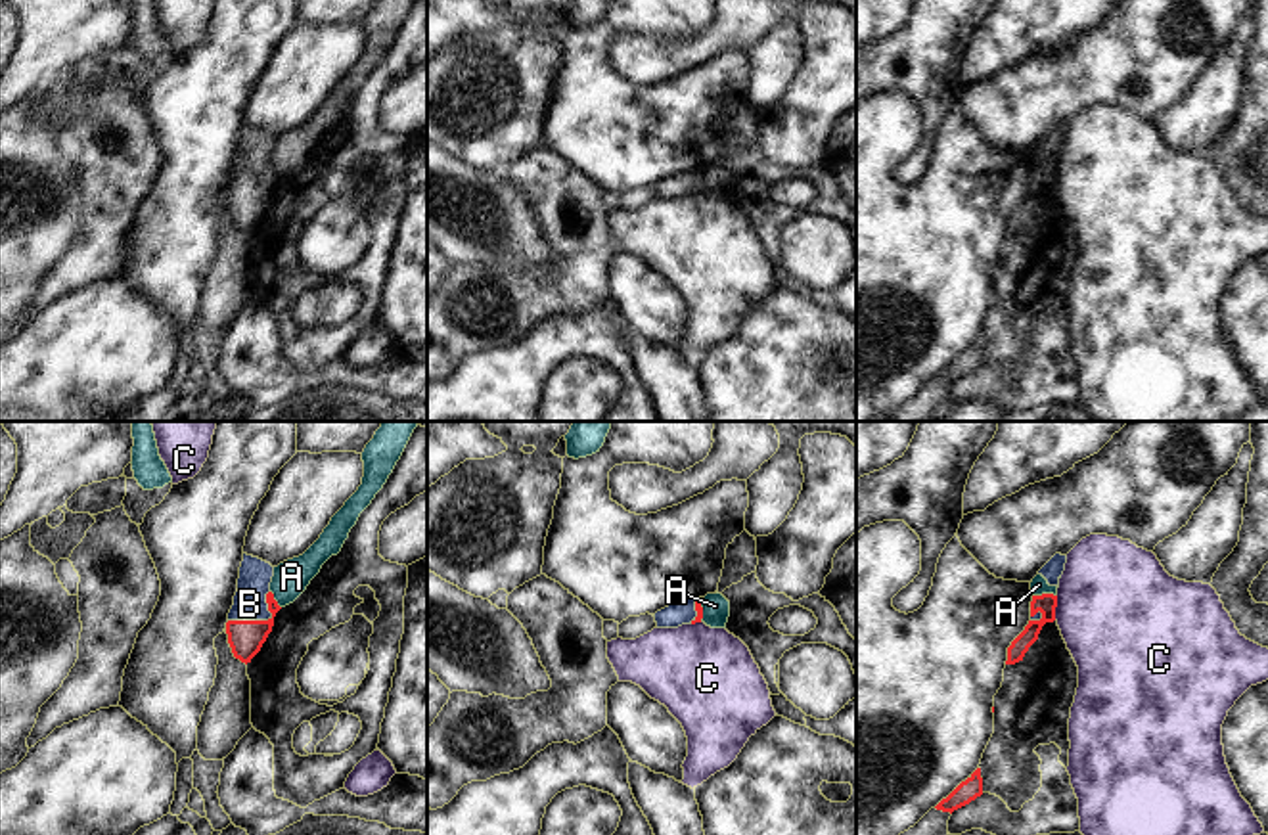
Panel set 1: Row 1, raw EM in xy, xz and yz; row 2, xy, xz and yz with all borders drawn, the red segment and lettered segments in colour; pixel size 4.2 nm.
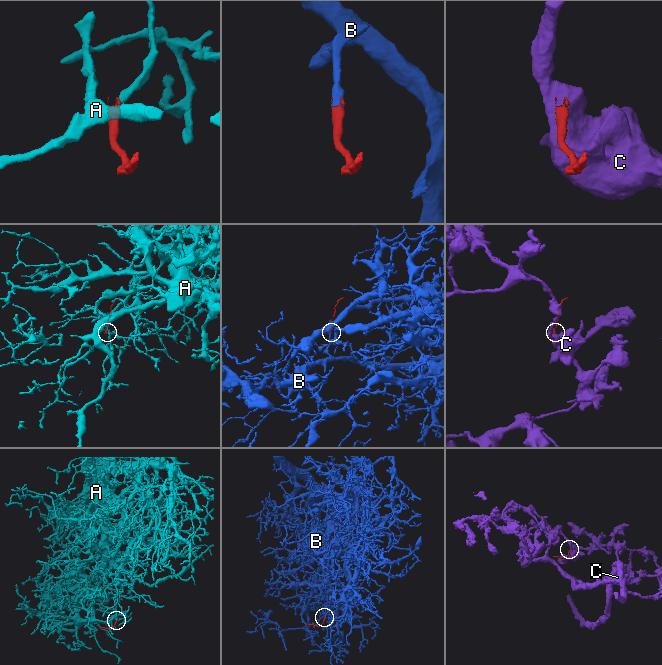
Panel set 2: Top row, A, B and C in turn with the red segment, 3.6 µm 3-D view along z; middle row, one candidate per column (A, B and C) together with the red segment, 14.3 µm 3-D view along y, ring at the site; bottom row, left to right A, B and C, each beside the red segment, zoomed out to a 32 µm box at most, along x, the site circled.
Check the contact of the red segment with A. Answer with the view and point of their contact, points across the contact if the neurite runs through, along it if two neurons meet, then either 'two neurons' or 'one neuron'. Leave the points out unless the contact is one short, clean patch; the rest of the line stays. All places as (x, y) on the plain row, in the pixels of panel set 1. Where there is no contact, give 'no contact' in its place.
contact yz (1042, 165); border yz (1054, 165), (1033, 167); two neurons

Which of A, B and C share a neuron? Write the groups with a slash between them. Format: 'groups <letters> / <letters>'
groups A / B / C

